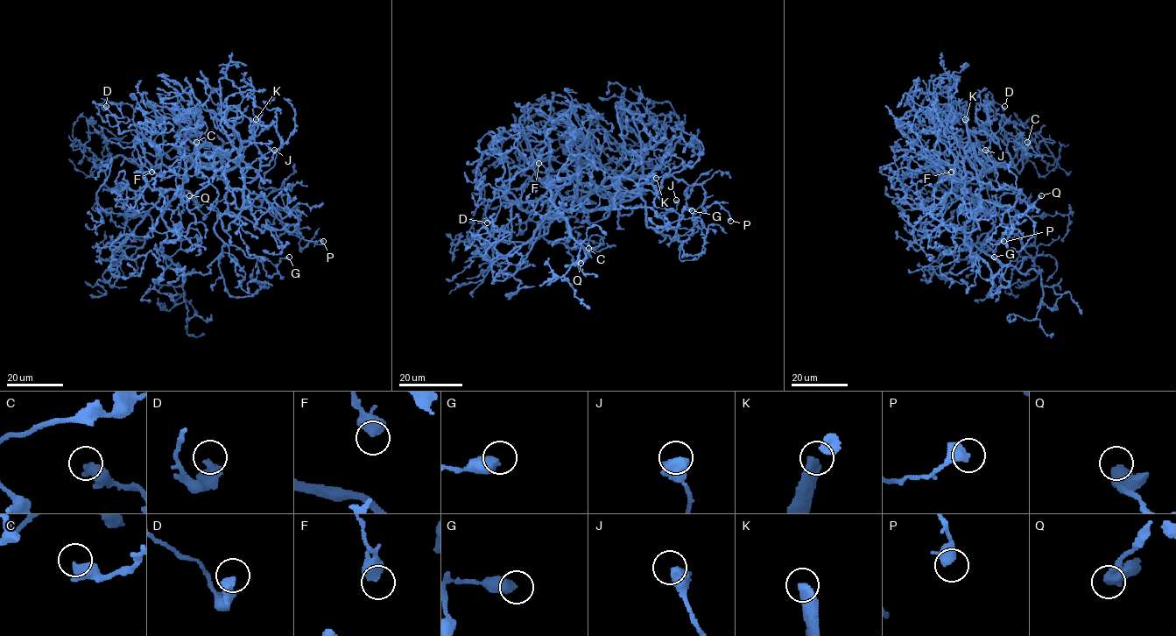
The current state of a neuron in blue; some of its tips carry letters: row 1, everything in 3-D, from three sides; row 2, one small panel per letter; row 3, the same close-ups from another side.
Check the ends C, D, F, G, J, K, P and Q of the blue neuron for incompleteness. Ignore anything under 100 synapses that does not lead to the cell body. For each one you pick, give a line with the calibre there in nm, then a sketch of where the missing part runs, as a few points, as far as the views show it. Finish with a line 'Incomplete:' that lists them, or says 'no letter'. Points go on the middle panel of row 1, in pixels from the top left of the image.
K: Thickness 500 nm. Course of what is missing: (656, 178), (664, 180), (669, 175), (670, 151), (644, 119), (646, 115)
Incomplete: K

